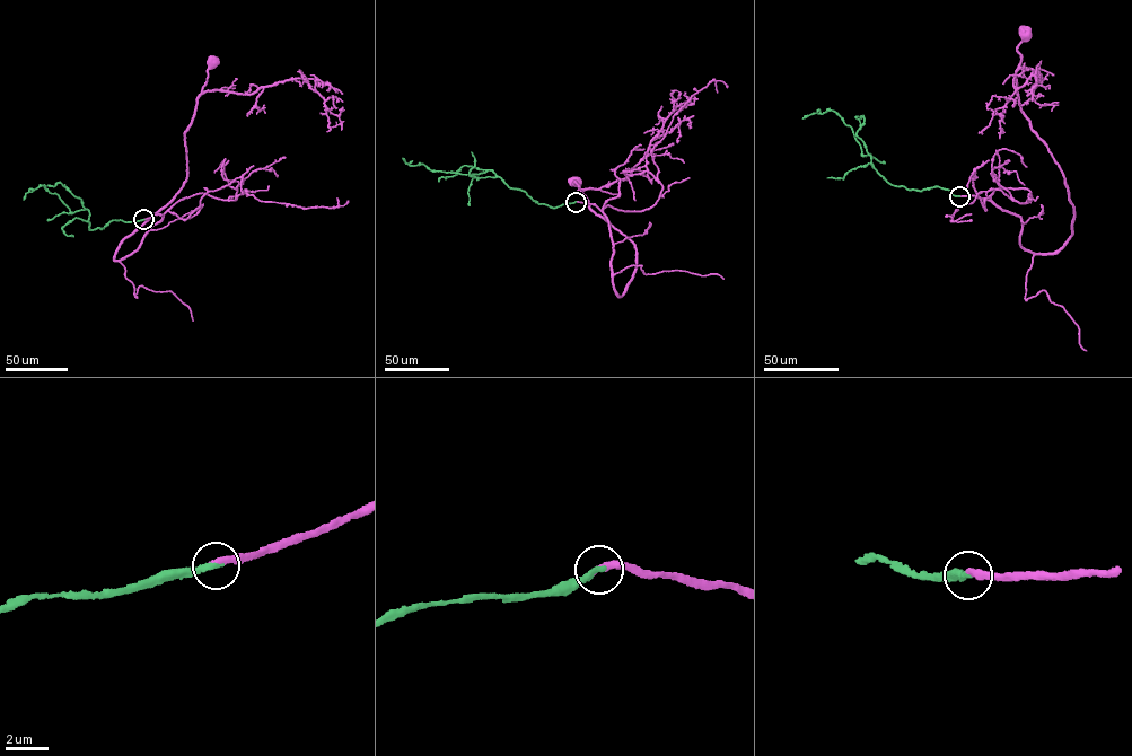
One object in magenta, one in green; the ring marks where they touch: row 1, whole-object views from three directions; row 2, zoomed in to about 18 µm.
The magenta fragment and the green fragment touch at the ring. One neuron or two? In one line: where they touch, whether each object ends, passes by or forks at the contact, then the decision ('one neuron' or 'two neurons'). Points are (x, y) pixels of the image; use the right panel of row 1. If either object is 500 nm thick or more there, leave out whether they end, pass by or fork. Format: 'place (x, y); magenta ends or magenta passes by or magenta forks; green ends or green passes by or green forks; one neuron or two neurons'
place (959, 196); magenta ends; green ends; one neuron

